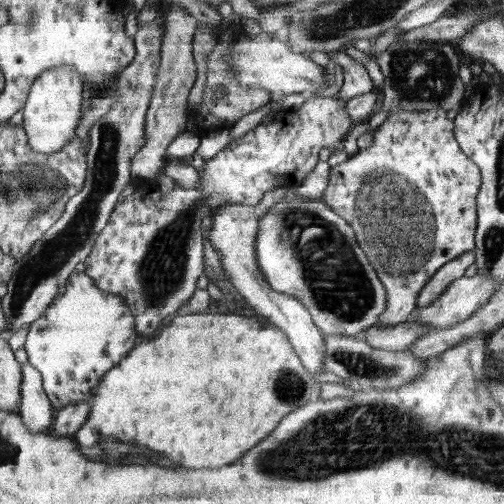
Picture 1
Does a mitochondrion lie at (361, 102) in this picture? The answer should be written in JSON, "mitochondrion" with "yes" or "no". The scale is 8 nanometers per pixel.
{"mitochondrion":"no"}

